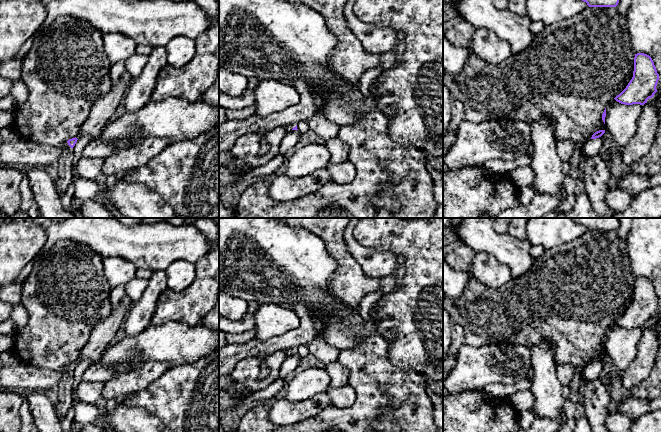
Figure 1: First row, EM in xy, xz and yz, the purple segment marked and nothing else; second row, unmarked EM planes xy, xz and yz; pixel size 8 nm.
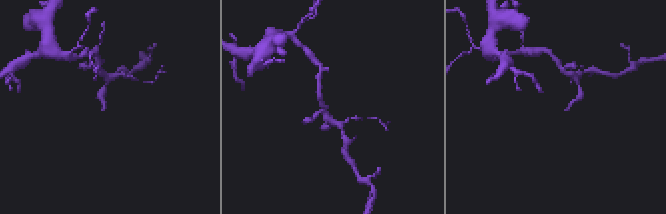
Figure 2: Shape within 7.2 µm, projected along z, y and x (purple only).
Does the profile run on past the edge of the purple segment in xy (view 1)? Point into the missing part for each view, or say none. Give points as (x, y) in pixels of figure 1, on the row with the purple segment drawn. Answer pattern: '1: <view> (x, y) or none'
1: none

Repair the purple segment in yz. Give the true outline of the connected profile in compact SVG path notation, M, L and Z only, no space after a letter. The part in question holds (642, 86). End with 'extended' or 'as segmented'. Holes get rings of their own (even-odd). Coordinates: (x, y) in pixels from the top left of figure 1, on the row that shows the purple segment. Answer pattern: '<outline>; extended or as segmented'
M637 53L634 57L632 79L626 88L614 99L625 105L644 105L657 92L658 80L659 74L652 58L647 54Z; as segmented

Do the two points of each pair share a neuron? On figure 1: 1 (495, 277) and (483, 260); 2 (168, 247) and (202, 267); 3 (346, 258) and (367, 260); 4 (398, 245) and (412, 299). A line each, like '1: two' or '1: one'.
1: one
2: two
3: two
4: one

